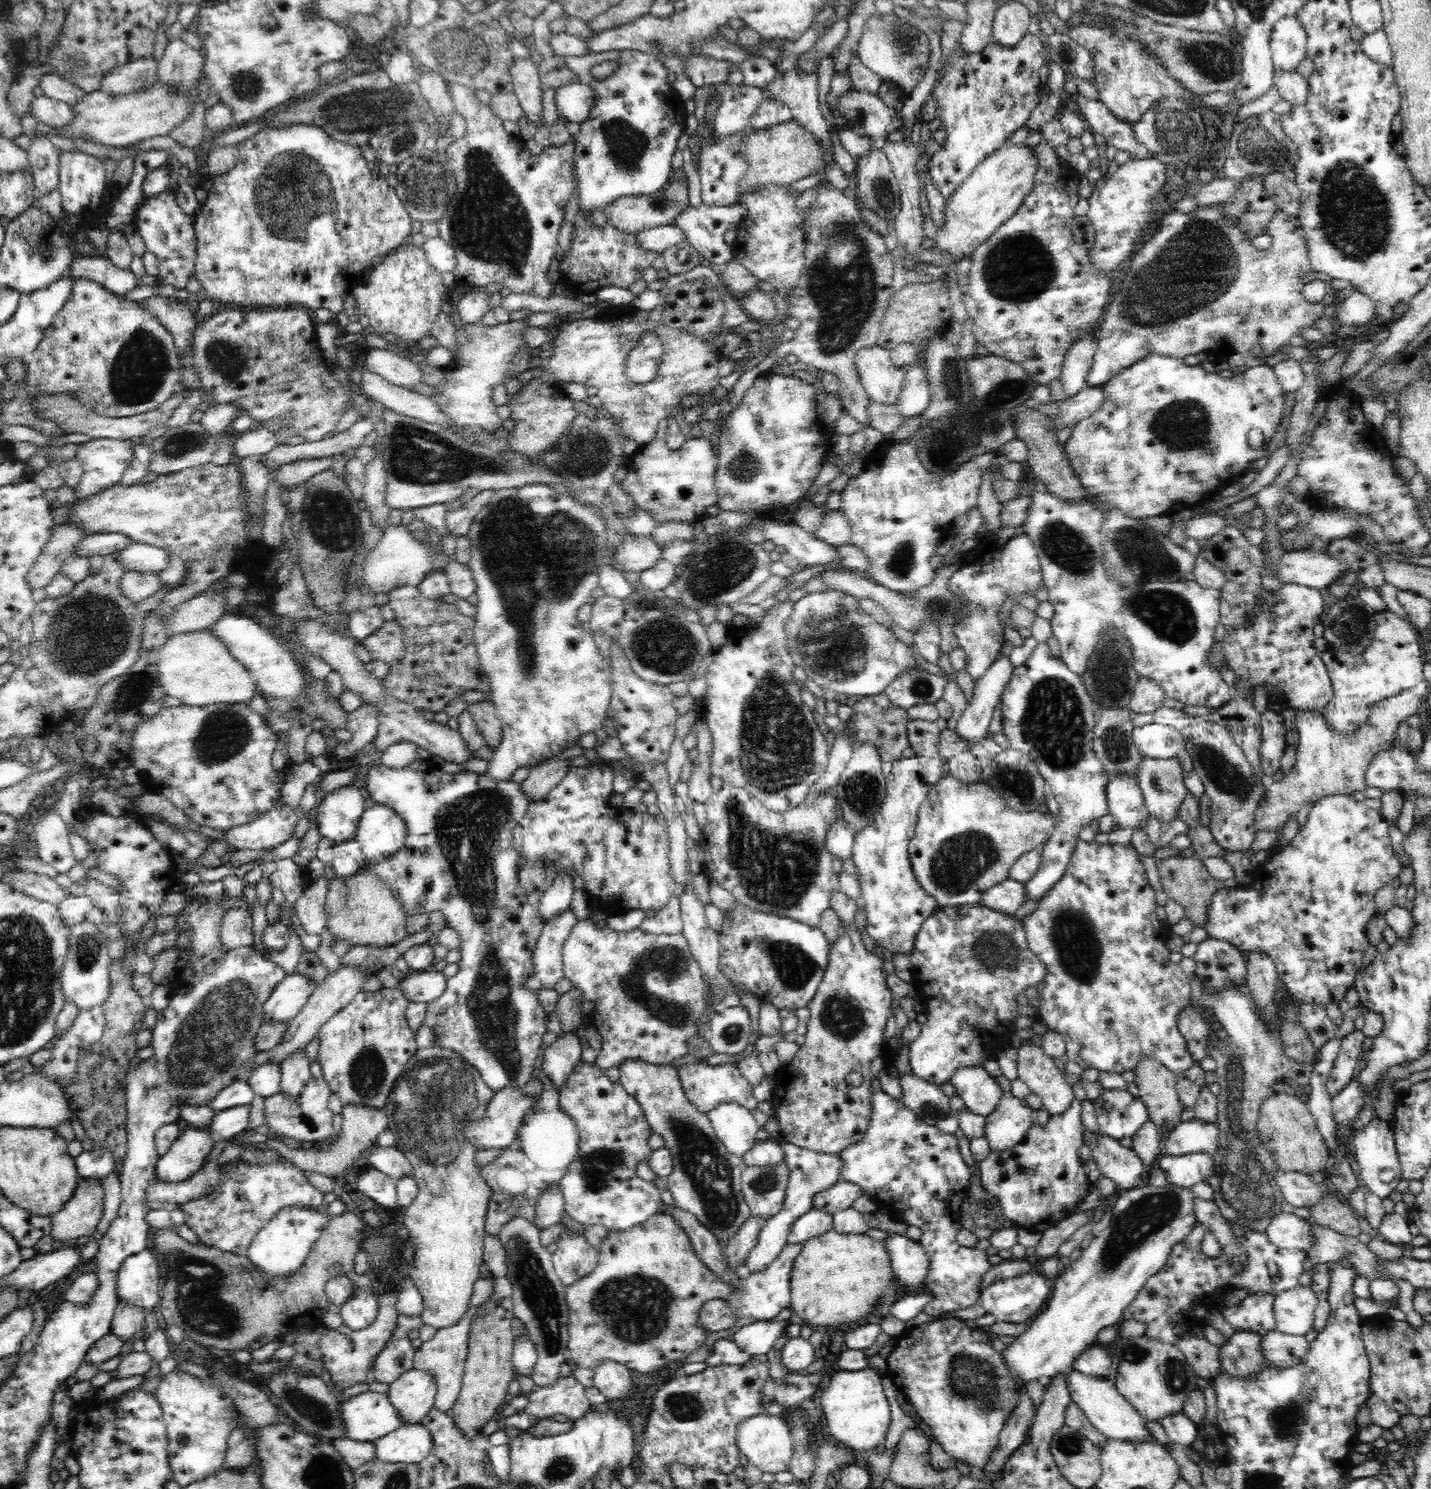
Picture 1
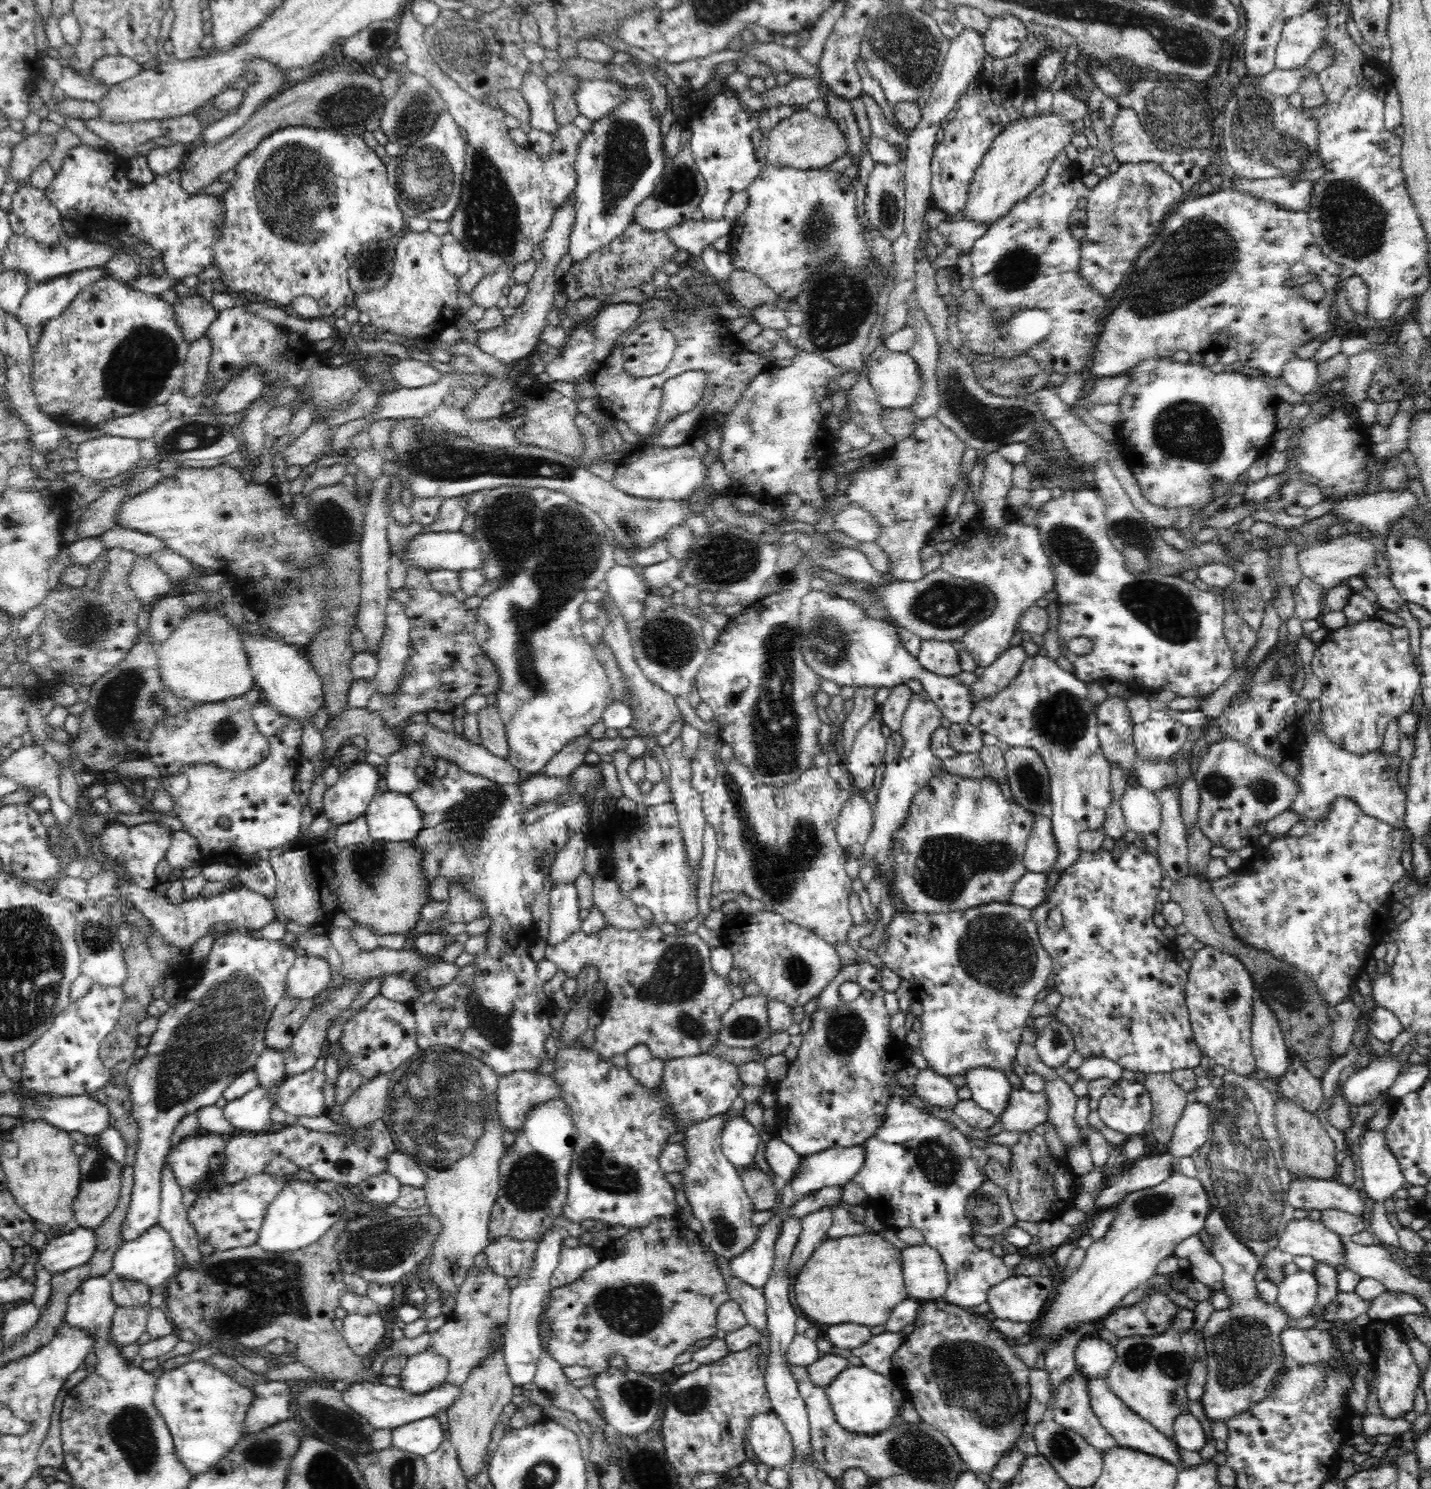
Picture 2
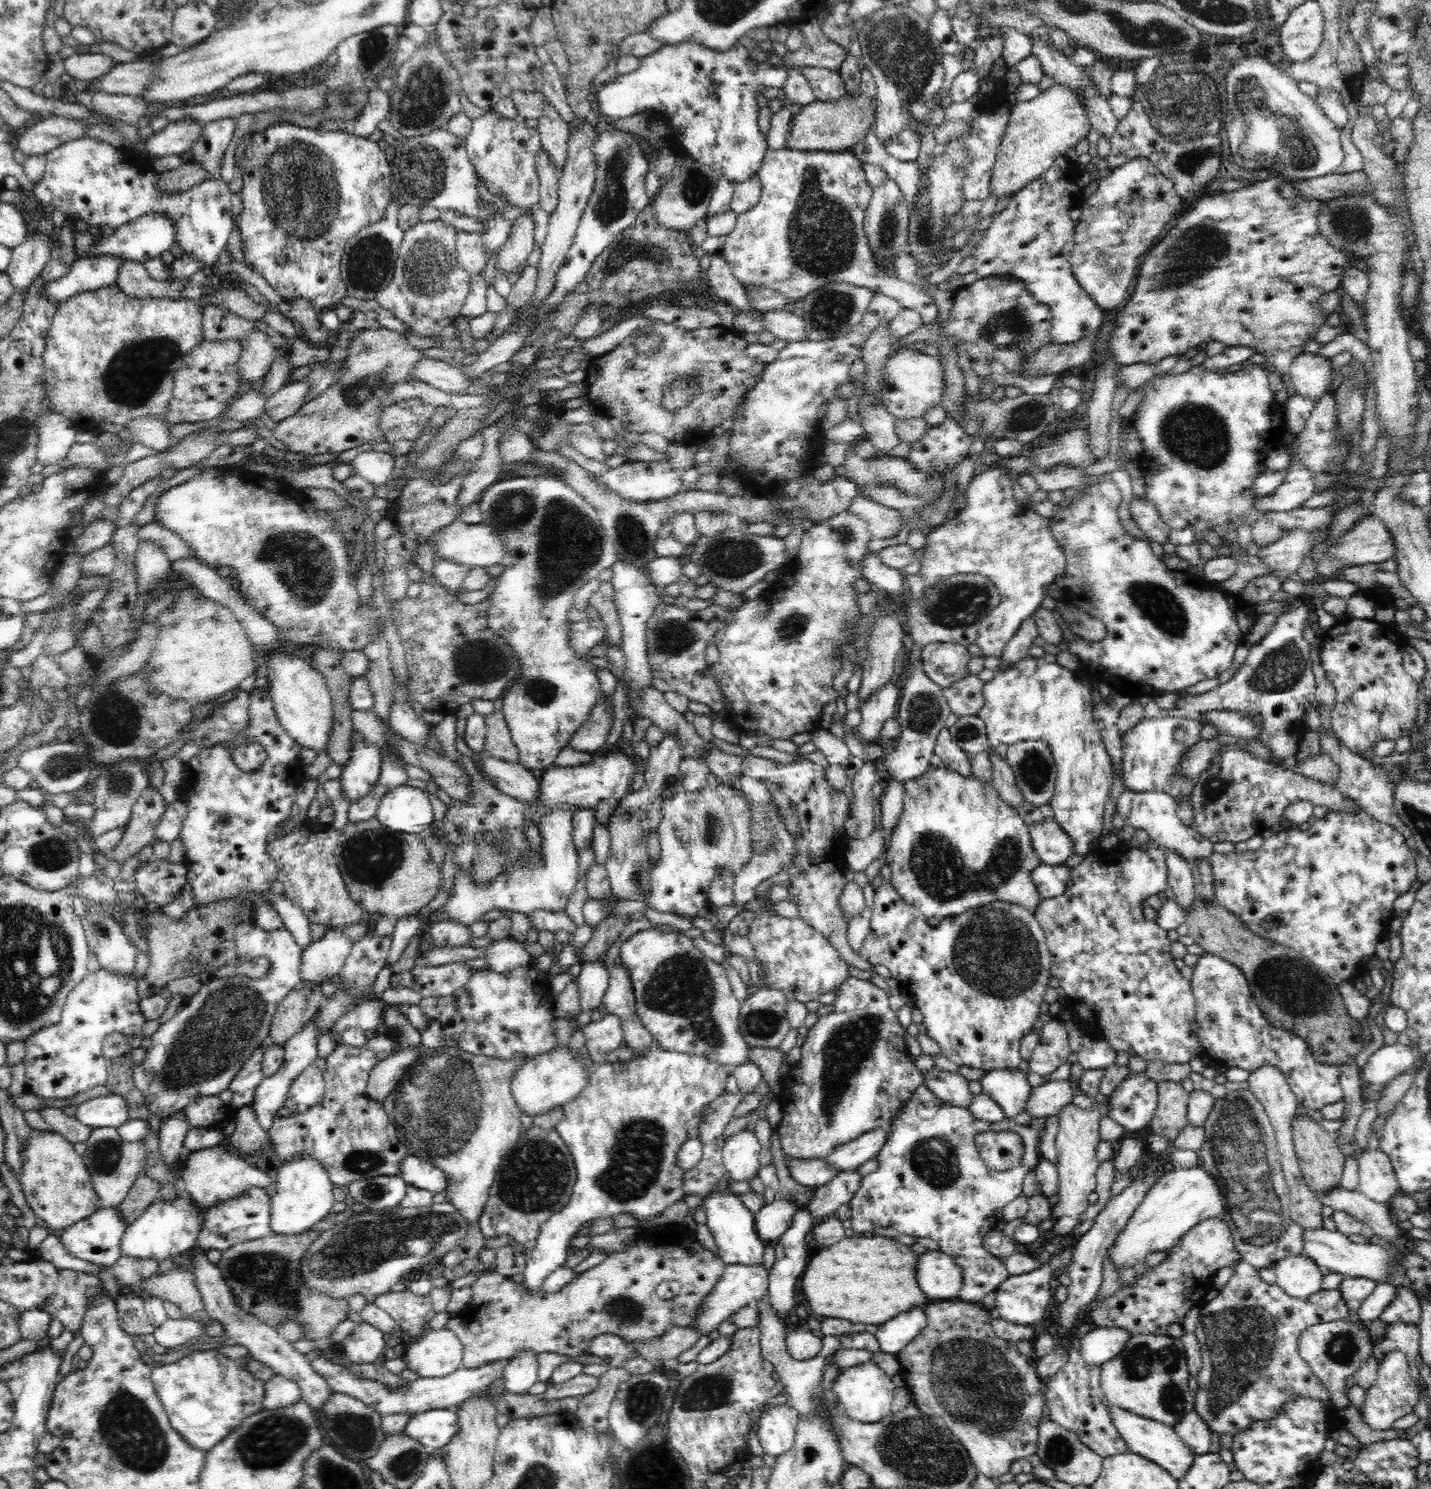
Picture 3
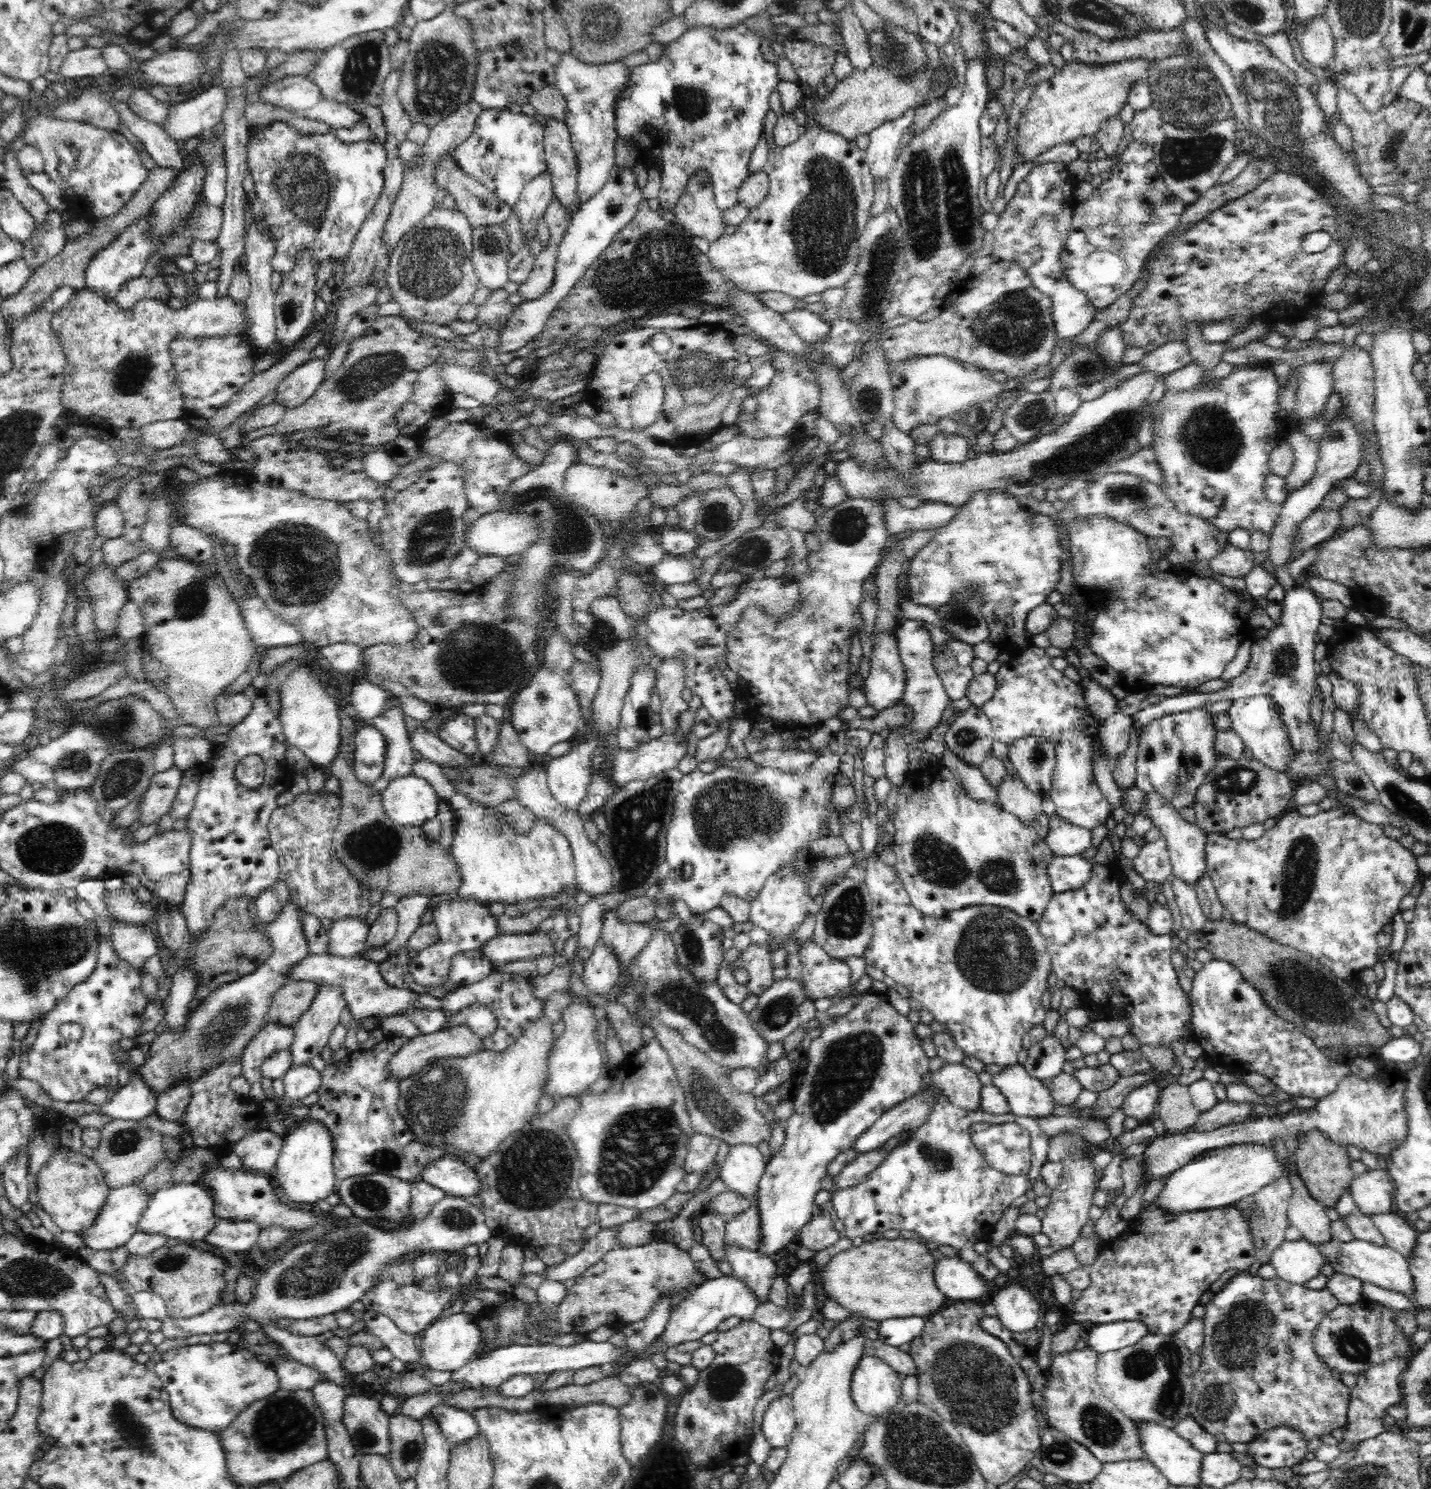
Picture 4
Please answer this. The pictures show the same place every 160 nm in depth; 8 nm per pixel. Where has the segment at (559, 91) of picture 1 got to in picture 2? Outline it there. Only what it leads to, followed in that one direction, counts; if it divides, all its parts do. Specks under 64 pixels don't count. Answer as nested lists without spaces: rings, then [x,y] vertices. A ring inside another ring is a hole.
[[[584,80],[576,90],[579,114],[591,121],[609,116],[624,102],[622,85],[610,80]]]

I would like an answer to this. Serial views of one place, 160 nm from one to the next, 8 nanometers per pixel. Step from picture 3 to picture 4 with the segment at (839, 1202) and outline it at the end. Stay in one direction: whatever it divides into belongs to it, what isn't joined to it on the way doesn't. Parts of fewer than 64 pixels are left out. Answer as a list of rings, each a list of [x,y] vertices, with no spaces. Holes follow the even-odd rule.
[[[882,1147],[859,1154],[834,1177],[835,1185],[831,1191],[860,1184],[888,1155]]]

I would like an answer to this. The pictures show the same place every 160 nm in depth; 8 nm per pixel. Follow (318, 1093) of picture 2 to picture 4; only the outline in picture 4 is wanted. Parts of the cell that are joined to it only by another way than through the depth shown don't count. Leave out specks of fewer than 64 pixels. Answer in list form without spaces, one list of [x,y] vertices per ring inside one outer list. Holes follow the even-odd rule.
[[[310,1065],[290,1068],[283,1077],[285,1096],[292,1101],[306,1098],[312,1092],[320,1090],[323,1077]]]

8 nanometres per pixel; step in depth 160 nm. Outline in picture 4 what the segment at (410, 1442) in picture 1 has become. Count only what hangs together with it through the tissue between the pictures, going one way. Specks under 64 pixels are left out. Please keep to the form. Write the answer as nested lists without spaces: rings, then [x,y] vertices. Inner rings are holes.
[[[443,1403],[431,1409],[431,1412],[451,1446],[476,1439],[481,1434],[475,1417],[462,1409],[450,1408]]]

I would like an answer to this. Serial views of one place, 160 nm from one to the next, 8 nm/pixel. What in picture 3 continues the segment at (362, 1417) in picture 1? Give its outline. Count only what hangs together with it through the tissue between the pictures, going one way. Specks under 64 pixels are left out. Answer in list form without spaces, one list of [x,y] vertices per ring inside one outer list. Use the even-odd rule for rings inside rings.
[[[320,1355],[313,1360],[313,1369],[326,1379],[333,1392],[356,1397],[375,1412],[384,1416],[394,1416],[394,1414],[422,1414],[426,1410],[452,1409],[464,1403],[464,1400],[474,1396],[476,1392],[486,1390],[490,1384],[494,1384],[498,1378],[503,1378],[504,1366],[508,1364],[508,1359],[499,1360],[483,1364],[478,1368],[460,1367],[448,1376],[443,1377],[418,1377],[412,1381],[406,1390],[390,1390],[385,1384],[380,1384],[375,1380],[360,1378],[340,1364],[332,1363],[330,1359]]]

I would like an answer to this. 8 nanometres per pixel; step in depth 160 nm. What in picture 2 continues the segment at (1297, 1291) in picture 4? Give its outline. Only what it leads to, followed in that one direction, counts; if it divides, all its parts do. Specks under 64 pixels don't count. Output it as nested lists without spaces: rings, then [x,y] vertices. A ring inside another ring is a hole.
[[[1214,1209],[1206,1219],[1204,1229],[1212,1235],[1212,1254],[1223,1266],[1223,1291],[1229,1296],[1230,1306],[1214,1310],[1202,1328],[1206,1347],[1207,1375],[1200,1400],[1204,1414],[1210,1423],[1228,1423],[1234,1416],[1246,1412],[1254,1404],[1264,1400],[1268,1392],[1276,1386],[1276,1380],[1285,1366],[1284,1349],[1280,1334],[1286,1328],[1312,1328],[1321,1320],[1345,1322],[1354,1321],[1369,1309],[1371,1300],[1362,1300],[1356,1293],[1340,1292],[1323,1308],[1318,1319],[1314,1311],[1304,1318],[1292,1319],[1277,1302],[1264,1303],[1258,1295],[1257,1281],[1254,1278],[1259,1261],[1250,1252],[1246,1242],[1239,1239],[1226,1226],[1222,1214]]]

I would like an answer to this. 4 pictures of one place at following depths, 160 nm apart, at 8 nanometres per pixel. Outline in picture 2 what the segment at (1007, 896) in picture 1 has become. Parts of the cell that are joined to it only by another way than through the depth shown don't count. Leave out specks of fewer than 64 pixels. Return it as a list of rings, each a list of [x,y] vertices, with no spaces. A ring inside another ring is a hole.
[[[1026,871],[1012,886],[1012,894],[1006,902],[1028,909],[1040,906],[1048,896],[1048,873]]]

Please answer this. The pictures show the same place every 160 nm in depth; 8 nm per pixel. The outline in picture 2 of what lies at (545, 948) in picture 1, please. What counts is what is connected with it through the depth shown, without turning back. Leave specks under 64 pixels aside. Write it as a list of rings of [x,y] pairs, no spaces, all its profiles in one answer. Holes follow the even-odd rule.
[[[575,883],[554,885],[549,894],[550,934],[546,942],[556,946],[581,931],[582,908]]]

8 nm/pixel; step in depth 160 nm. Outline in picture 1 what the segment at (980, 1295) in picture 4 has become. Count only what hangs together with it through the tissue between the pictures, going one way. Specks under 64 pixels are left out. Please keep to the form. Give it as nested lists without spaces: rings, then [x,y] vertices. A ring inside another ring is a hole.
[[[888,1231],[884,1241],[892,1271],[905,1293],[926,1292],[926,1276],[930,1268],[930,1255],[926,1249],[907,1236]]]

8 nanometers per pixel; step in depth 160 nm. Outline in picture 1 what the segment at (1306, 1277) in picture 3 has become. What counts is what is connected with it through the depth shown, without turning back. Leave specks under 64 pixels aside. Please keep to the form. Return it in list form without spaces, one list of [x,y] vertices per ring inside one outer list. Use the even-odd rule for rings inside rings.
[[[1296,1285],[1275,1296],[1276,1329],[1292,1336],[1304,1336],[1313,1326],[1318,1297],[1311,1286]]]

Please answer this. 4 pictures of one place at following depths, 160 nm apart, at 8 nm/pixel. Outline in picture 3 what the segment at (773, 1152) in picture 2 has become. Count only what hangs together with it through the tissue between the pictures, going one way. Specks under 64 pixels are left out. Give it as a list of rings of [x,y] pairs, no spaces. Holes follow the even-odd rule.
[[[787,1158],[786,1167],[796,1182],[810,1187],[819,1187],[830,1182],[837,1174],[826,1161],[812,1158]]]

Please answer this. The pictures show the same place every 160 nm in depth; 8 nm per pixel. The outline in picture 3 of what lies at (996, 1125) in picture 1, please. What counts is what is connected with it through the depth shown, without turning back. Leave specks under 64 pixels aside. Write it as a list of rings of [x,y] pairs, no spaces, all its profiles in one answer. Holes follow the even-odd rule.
[[[1069,1080],[1058,1082],[1044,1082],[1041,1086],[1034,1087],[1024,1111],[1033,1118],[1048,1118],[1062,1110],[1064,1104],[1072,1100],[1072,1087]]]

